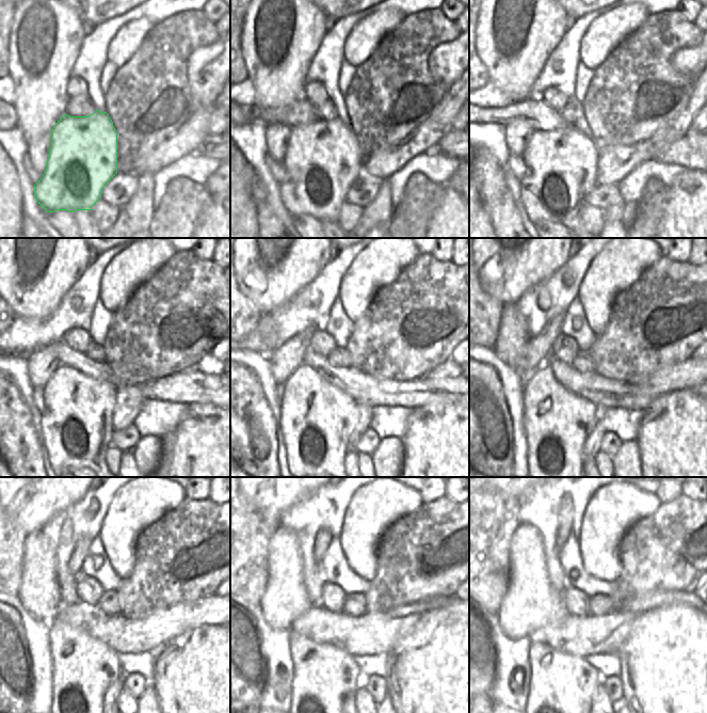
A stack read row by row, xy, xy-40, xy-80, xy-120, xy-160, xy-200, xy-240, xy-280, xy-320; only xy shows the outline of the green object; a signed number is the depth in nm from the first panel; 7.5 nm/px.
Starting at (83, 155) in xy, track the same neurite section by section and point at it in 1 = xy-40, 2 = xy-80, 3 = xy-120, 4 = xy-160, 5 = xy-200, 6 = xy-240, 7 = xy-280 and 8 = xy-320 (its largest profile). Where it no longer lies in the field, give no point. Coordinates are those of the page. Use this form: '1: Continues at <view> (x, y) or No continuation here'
1: Continues at xy-40 (322, 160)
2: Continues at xy-80 (560, 165)
3: Continues at xy-120 (77, 423)
4: Continues at xy-160 (317, 420)
5: Continues at xy-200 (557, 422)
6: Continues at xy-240 (83, 666)
7: Continues at xy-280 (322, 674)
8: Continues at xy-320 (561, 688).

